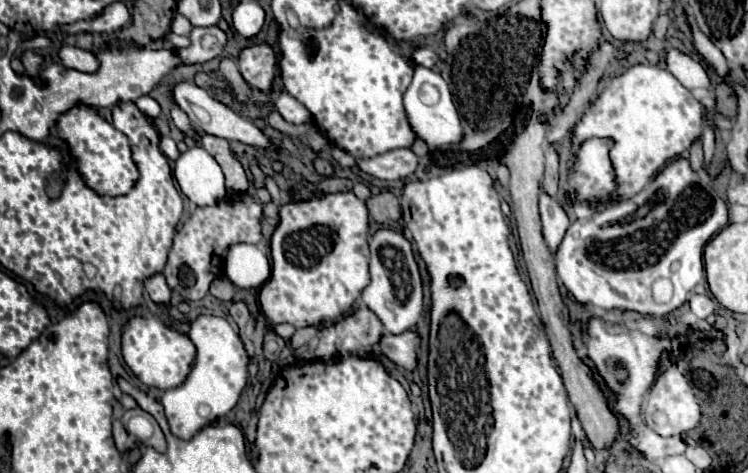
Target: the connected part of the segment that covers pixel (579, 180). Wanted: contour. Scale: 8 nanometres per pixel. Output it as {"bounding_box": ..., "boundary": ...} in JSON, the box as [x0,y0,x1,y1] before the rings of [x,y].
{"bounding_box":[569,138,615,204],"boundary":[[[591,138],[571,160],[569,186],[577,192],[577,200],[583,204],[597,196],[613,196],[615,192],[615,174],[607,156],[609,146],[609,140]]]}

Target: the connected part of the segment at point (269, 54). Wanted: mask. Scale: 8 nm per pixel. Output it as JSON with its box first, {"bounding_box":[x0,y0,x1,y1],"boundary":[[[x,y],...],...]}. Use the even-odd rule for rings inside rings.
{"bounding_box":[237,44,277,92],"boundary":[[[259,44],[259,46],[241,50],[237,66],[239,66],[243,78],[251,86],[255,86],[263,92],[271,90],[271,82],[273,82],[275,70],[277,70],[277,58],[275,58],[275,52],[271,46]]]}

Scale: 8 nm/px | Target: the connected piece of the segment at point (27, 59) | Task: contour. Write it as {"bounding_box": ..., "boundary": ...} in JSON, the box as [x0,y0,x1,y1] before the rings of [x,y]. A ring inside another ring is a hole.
{"bounding_box":[23,52,43,78],"boundary":[[[25,52],[25,54],[23,54],[25,70],[27,70],[27,74],[33,76],[33,78],[39,74],[39,66],[41,66],[41,62],[43,62],[41,56],[35,56],[35,54],[31,54],[31,52]]]}

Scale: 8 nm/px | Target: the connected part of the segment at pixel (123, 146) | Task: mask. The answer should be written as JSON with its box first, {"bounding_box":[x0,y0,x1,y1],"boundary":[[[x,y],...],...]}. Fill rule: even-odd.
{"bounding_box":[53,104,139,196],"boundary":[[[79,104],[59,114],[53,126],[53,134],[67,144],[75,170],[99,196],[123,196],[139,180],[139,170],[133,162],[129,138],[123,132],[115,130],[115,126],[111,126],[111,122],[105,120],[95,106]]]}

